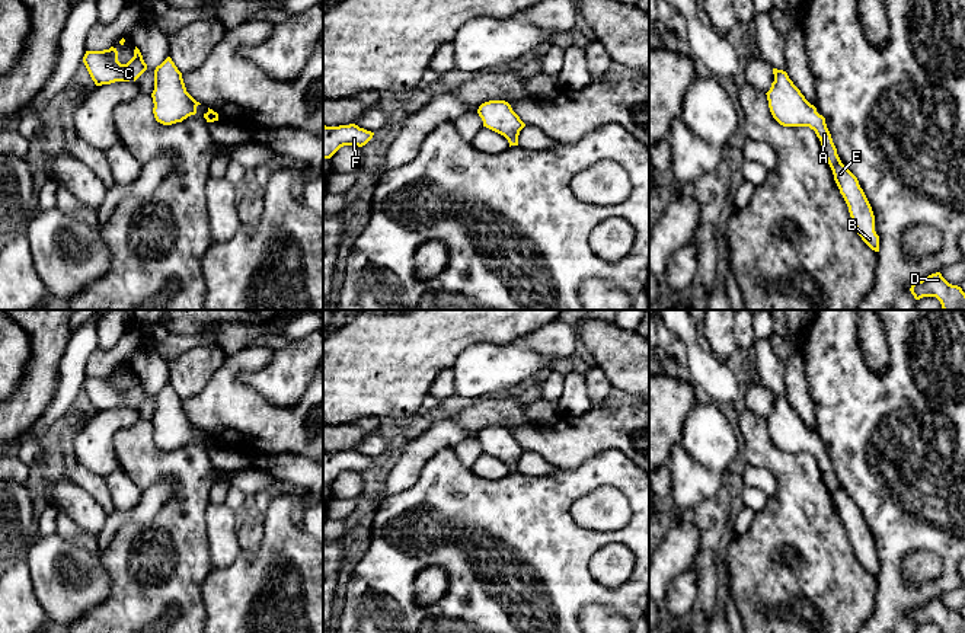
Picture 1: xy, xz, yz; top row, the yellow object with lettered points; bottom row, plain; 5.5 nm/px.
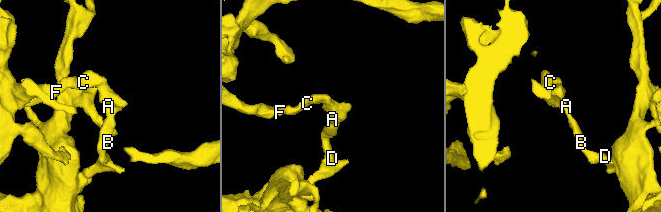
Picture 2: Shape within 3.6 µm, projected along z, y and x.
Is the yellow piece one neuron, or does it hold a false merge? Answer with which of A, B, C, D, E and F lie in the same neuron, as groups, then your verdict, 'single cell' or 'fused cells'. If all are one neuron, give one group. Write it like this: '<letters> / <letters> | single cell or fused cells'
A B D E / C F | fused cells

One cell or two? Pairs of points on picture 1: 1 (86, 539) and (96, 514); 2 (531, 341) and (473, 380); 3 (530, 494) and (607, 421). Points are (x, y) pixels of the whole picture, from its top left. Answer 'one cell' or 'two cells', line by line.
1: two cells
2: two cells
3: two cells

